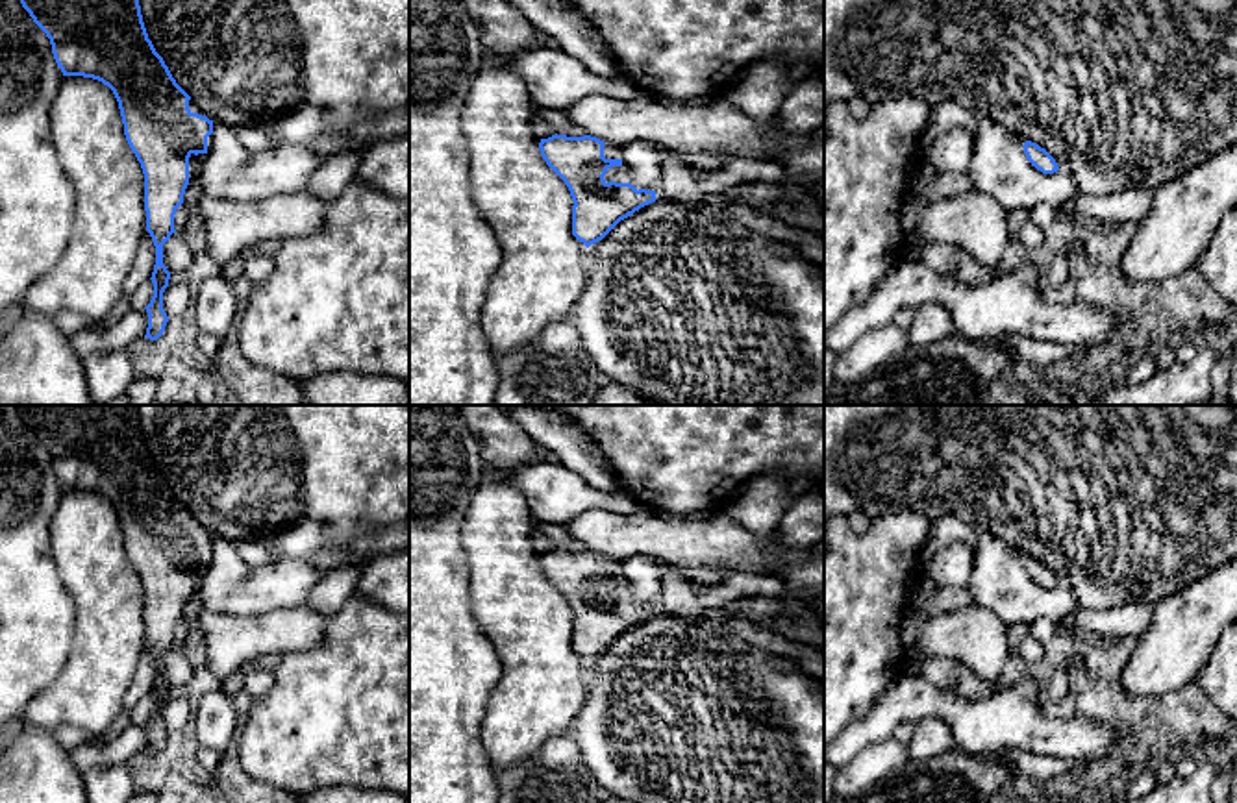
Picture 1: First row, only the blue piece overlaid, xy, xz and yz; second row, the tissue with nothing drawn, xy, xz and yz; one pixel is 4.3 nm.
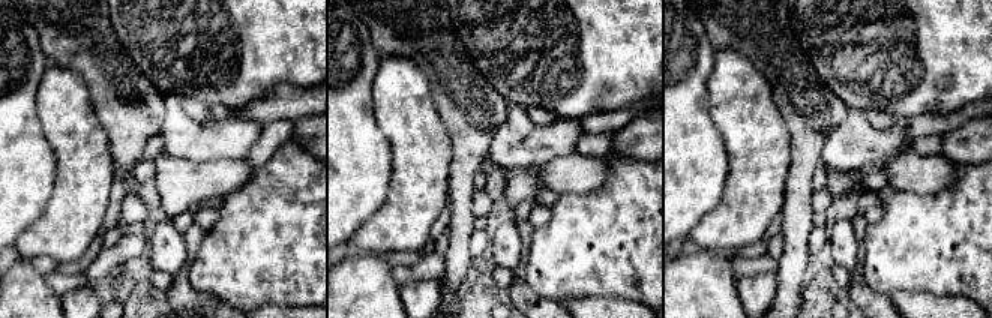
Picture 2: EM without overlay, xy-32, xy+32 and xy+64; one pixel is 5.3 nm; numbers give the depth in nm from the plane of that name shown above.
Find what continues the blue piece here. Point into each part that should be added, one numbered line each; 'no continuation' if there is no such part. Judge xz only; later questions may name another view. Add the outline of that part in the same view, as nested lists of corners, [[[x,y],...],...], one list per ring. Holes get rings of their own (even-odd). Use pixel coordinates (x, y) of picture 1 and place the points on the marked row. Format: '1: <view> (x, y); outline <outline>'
1: xz (621, 174); outline [[[606,142],[606,144],[604,144],[604,157],[606,157],[606,159],[620,159],[620,161],[622,161],[622,165],[620,165],[620,167],[611,167],[611,168],[607,168],[607,172],[606,172],[606,176],[604,176],[606,183],[609,183],[609,181],[617,181],[617,183],[631,183],[631,172],[630,172],[628,165],[624,163],[624,159],[622,159],[622,154],[620,154],[620,148],[618,148],[618,146]]]

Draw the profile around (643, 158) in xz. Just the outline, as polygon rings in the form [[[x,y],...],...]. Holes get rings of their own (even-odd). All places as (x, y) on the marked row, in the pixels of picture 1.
[[[650,141],[622,144],[620,154],[631,172],[631,185],[637,189],[659,191],[661,159],[667,152],[674,150],[663,148],[661,144]]]

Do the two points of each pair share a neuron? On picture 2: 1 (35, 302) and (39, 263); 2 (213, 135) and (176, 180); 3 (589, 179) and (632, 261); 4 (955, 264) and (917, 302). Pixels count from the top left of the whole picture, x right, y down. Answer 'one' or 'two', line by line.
1: two
2: two
3: two
4: two

